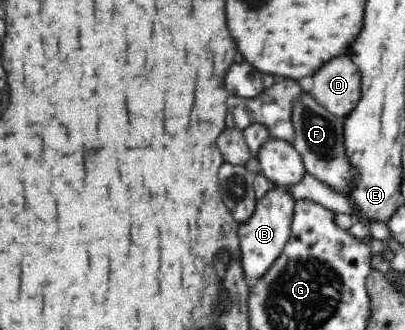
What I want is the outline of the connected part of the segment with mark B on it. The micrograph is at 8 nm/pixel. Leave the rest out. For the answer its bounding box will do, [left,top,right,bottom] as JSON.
[238,185,296,278]

